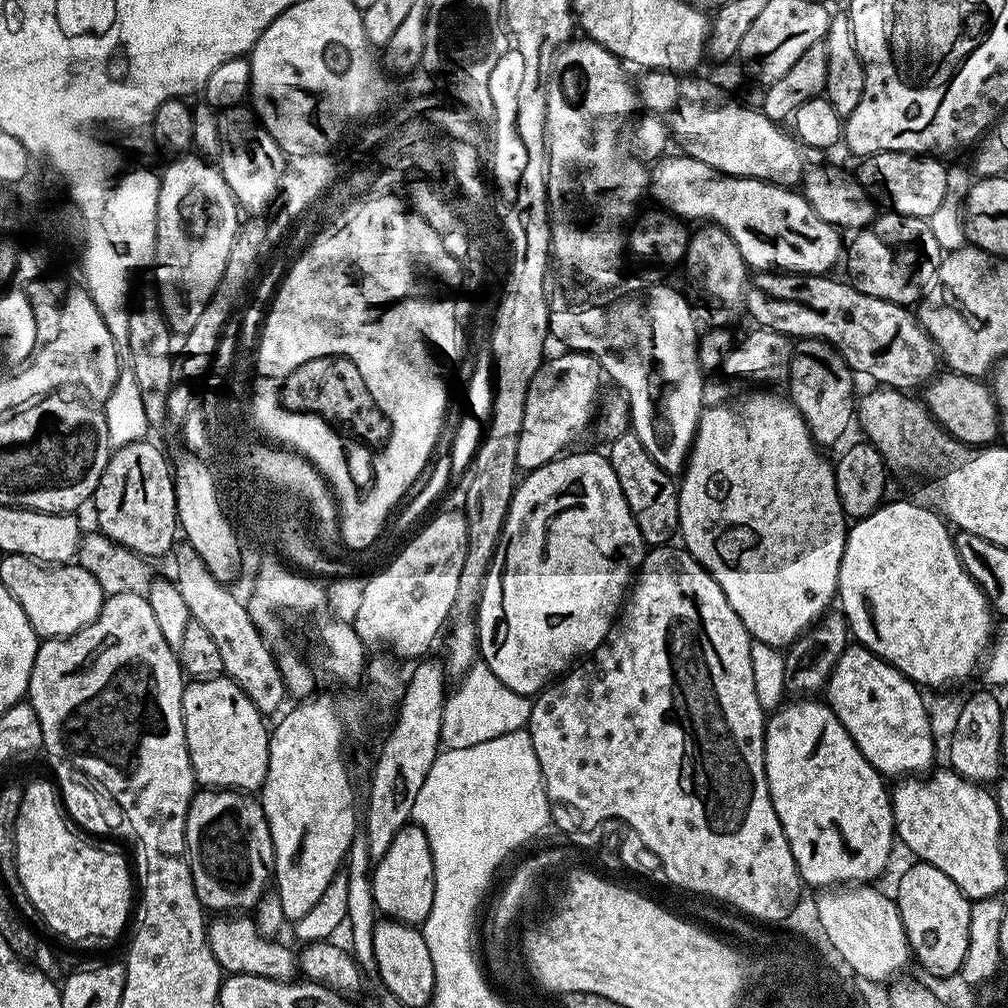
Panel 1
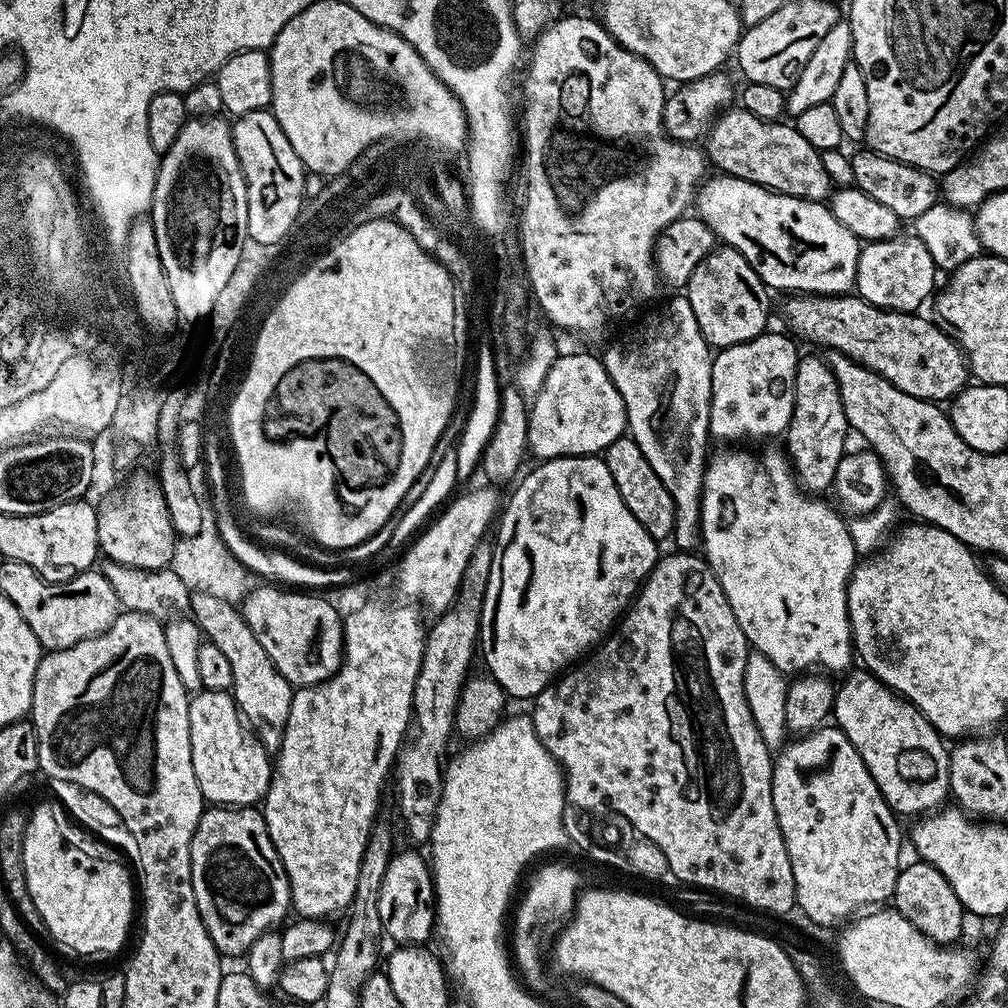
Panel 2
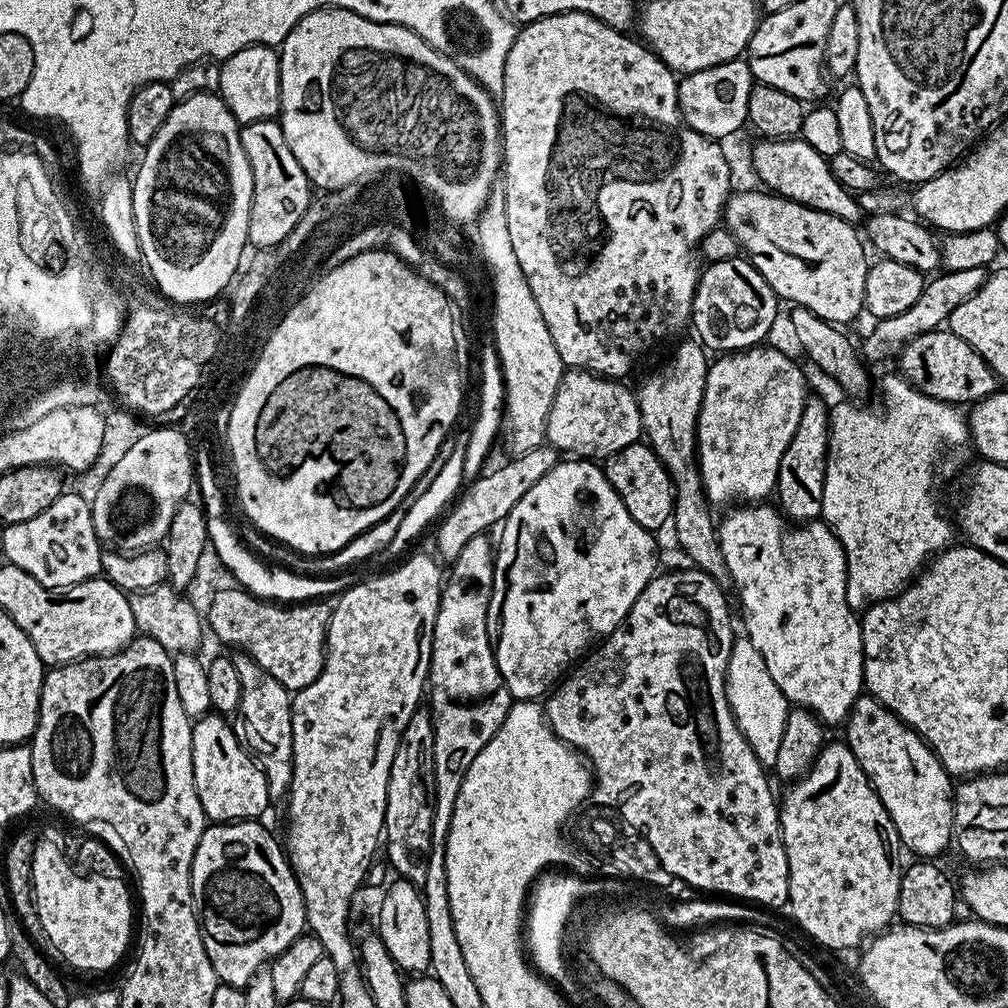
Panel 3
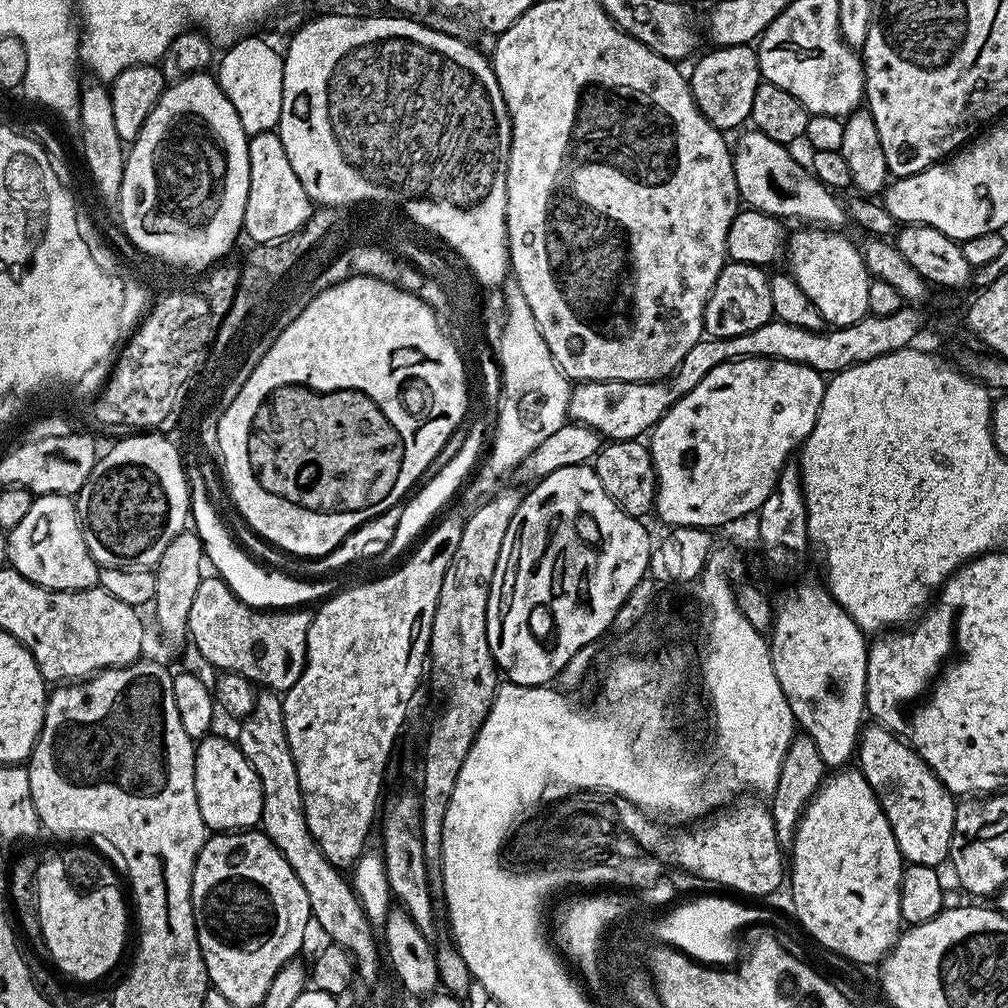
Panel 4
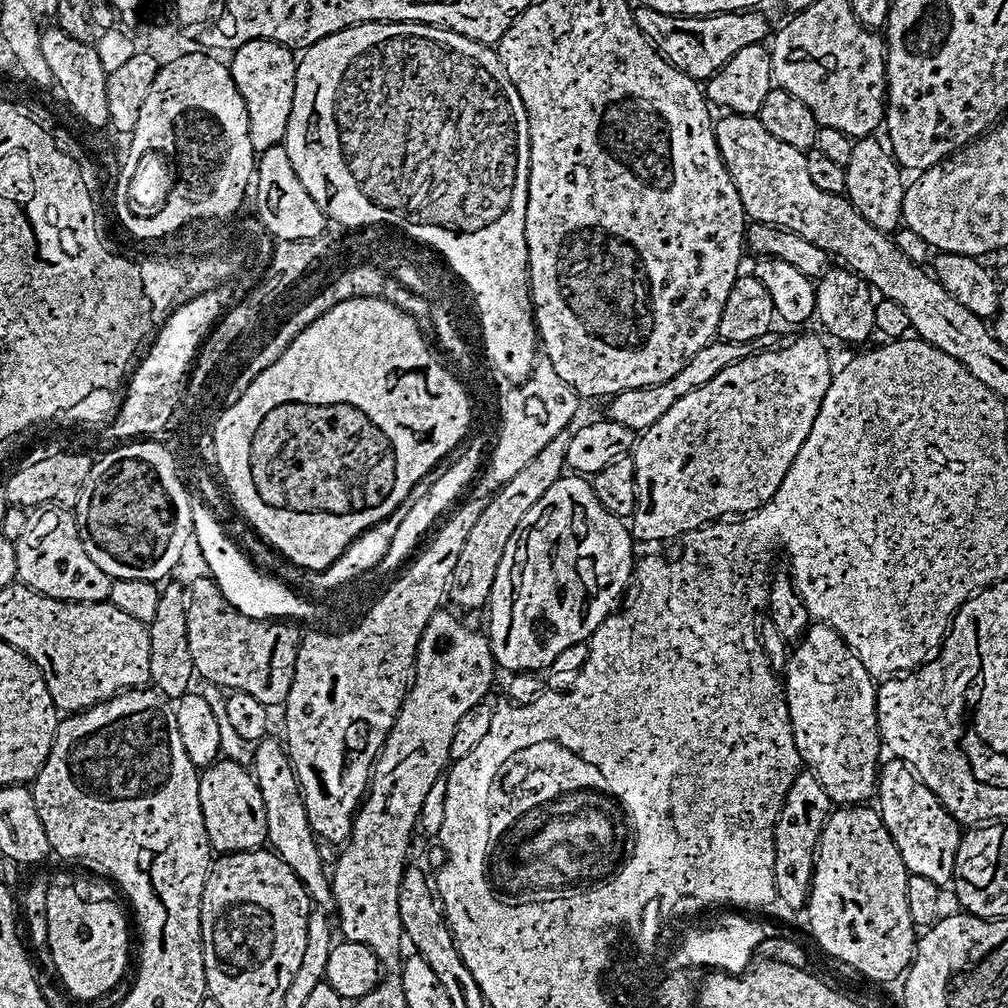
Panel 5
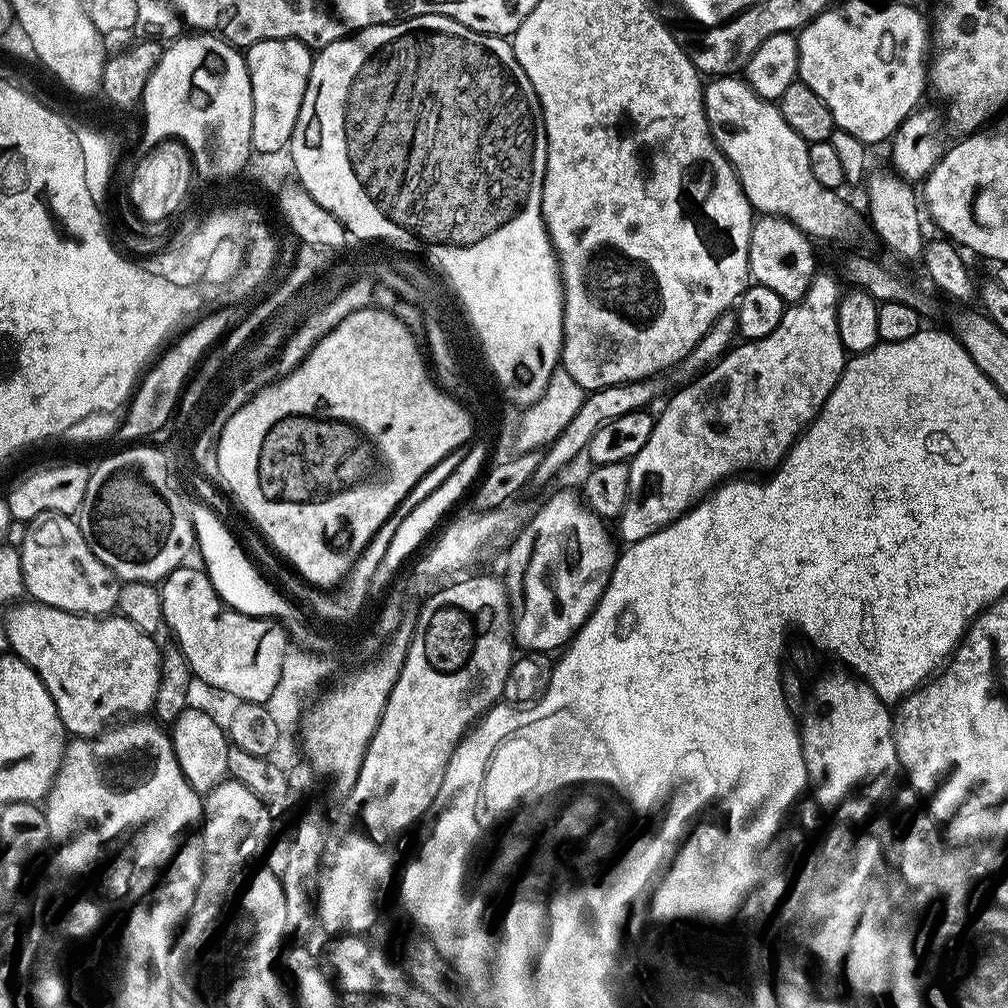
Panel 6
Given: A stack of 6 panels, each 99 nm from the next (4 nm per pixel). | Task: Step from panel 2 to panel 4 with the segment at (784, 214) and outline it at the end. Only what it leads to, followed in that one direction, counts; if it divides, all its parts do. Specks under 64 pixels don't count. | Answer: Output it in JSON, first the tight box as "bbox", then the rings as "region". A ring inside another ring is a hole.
{"bbox":[786,226,870,329],"region":[[[804,226],[801,232],[793,231],[788,238],[786,249],[787,271],[802,286],[806,298],[818,306],[820,317],[824,319],[825,325],[833,329],[845,328],[854,322],[858,322],[864,316],[869,315],[868,299],[870,298],[870,273],[864,265],[864,253],[859,247],[855,248],[846,237],[840,236],[839,231],[825,230],[819,226]]]}

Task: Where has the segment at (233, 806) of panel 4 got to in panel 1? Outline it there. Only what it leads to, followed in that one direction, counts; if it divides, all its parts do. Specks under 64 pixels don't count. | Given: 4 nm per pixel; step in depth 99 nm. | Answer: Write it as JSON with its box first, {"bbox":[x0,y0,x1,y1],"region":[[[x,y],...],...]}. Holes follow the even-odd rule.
{"bbox":[182,674,270,790],"region":[[[221,674],[185,683],[182,714],[192,773],[201,785],[229,790],[264,787],[270,732],[264,729],[265,717],[233,680]]]}

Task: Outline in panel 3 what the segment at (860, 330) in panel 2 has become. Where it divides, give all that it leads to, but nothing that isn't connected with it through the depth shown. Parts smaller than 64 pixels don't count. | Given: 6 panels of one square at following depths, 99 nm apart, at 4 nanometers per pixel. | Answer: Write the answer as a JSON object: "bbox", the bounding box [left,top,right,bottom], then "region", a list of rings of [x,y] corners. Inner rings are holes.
{"bbox":[899,328,1000,404],"region":[[[947,328],[926,331],[908,340],[899,351],[899,358],[901,375],[936,400],[973,404],[983,397],[988,397],[1000,386],[999,377],[985,359],[968,342]]]}

